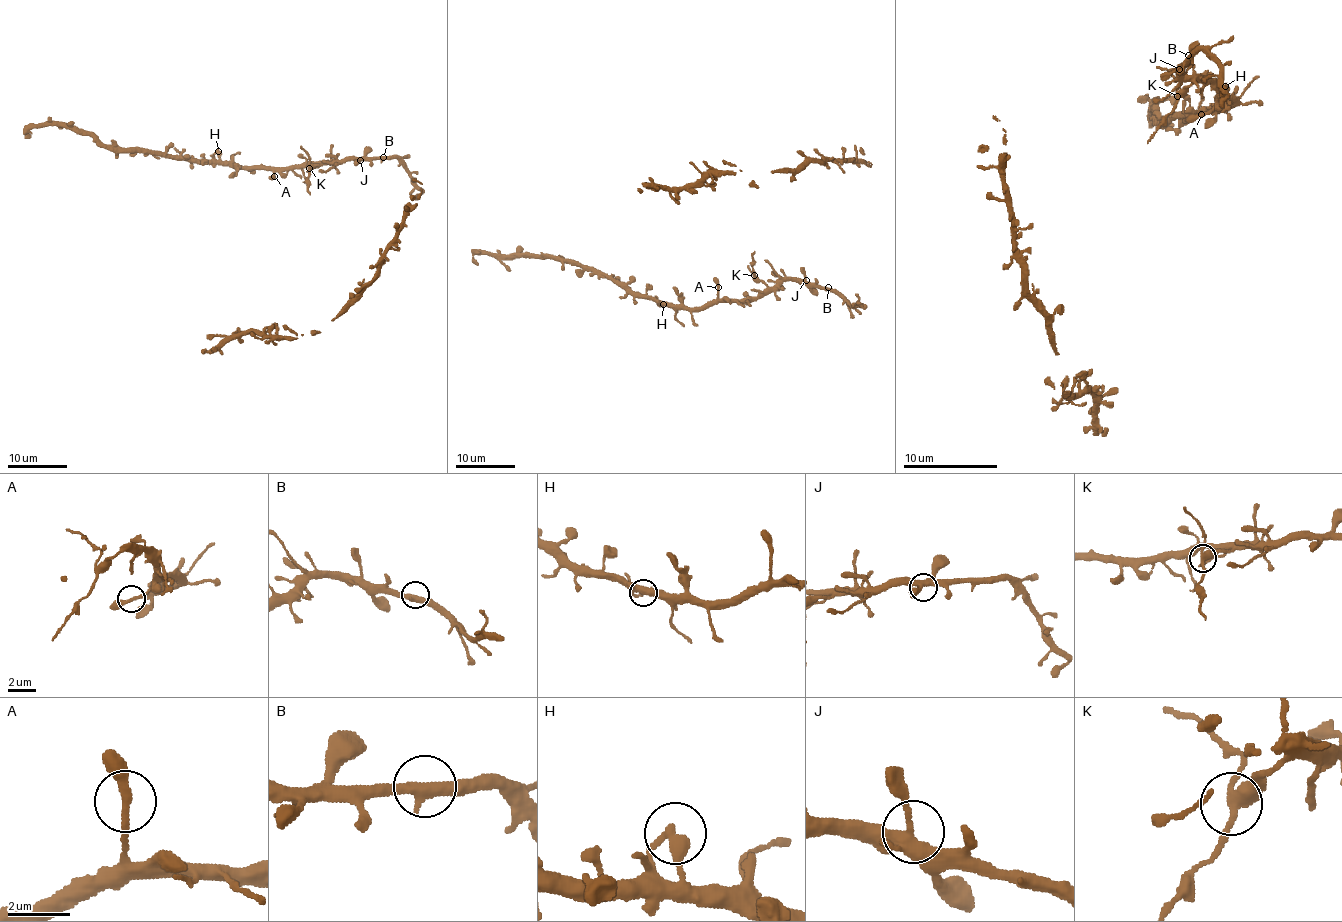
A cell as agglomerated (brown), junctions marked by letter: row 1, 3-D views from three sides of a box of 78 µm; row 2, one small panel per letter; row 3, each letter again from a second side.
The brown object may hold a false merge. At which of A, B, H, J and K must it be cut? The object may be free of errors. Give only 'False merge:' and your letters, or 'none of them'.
False merge: K

